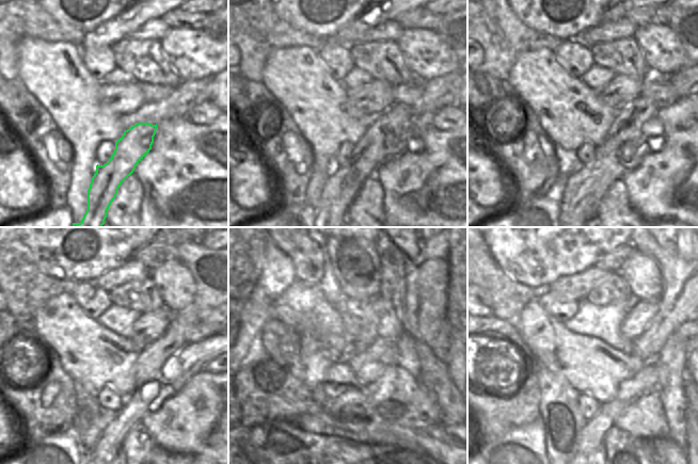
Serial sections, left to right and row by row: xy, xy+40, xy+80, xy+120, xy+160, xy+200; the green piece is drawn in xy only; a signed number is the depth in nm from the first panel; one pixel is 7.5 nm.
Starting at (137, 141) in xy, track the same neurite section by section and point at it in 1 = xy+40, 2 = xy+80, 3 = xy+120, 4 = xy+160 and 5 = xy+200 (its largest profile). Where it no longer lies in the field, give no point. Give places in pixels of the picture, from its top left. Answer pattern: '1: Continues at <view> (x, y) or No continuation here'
1: Continues at xy+40 (382, 142)
2: Continues at xy+80 (624, 146)
3: Continues at xy+120 (153, 384)
4: Continues at xy+160 (398, 383)
5: Continues at xy+200 (592, 434)

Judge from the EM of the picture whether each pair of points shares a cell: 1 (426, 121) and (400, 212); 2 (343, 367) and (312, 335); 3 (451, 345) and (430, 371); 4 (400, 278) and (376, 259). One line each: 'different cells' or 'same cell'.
1: different cells
2: same cell
3: same cell
4: different cells

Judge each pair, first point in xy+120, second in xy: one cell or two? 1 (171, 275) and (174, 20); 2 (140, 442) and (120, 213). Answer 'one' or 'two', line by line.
1: two
2: one

